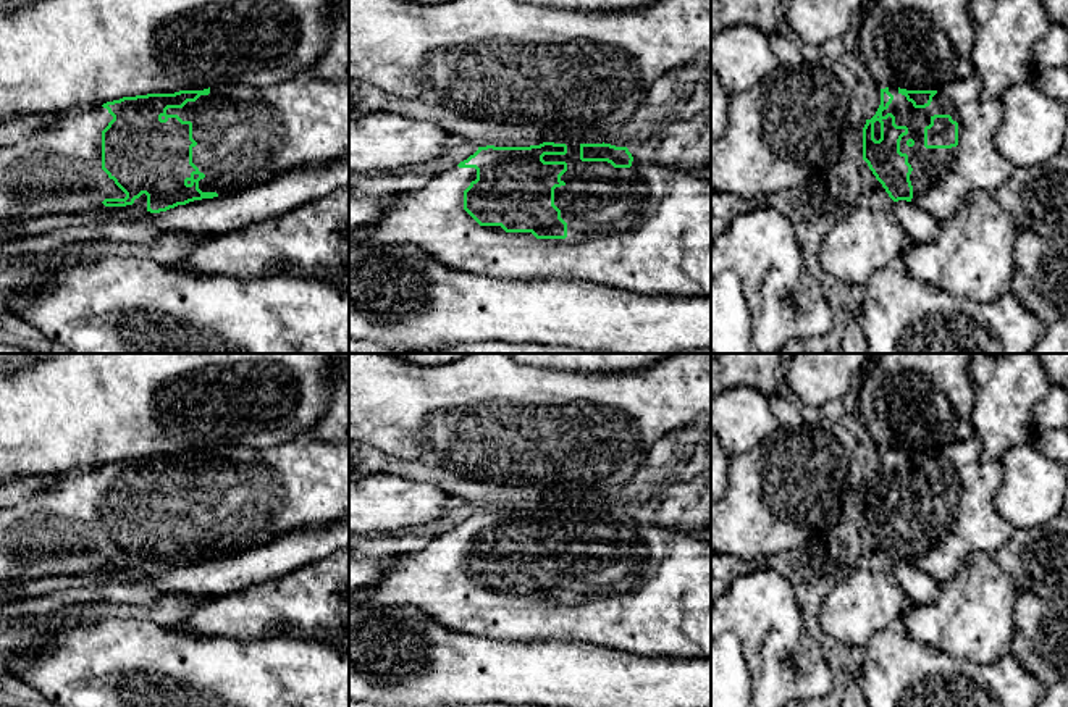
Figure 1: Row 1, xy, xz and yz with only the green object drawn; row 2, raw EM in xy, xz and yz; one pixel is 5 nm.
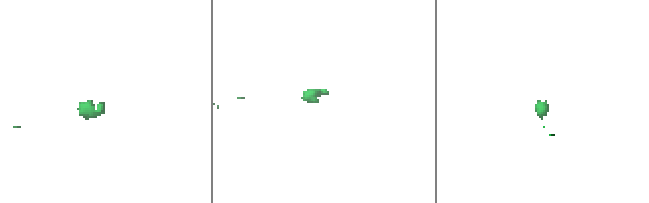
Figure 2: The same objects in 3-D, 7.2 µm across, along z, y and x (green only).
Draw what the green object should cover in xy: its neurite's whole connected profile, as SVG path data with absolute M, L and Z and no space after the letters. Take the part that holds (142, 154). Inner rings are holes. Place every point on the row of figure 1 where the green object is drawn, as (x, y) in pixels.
M302 73L270 87L228 84L204 90L123 97L68 113L45 134L0 147L0 224L39 215L160 213L273 179L297 166L349 155L349 82Z

